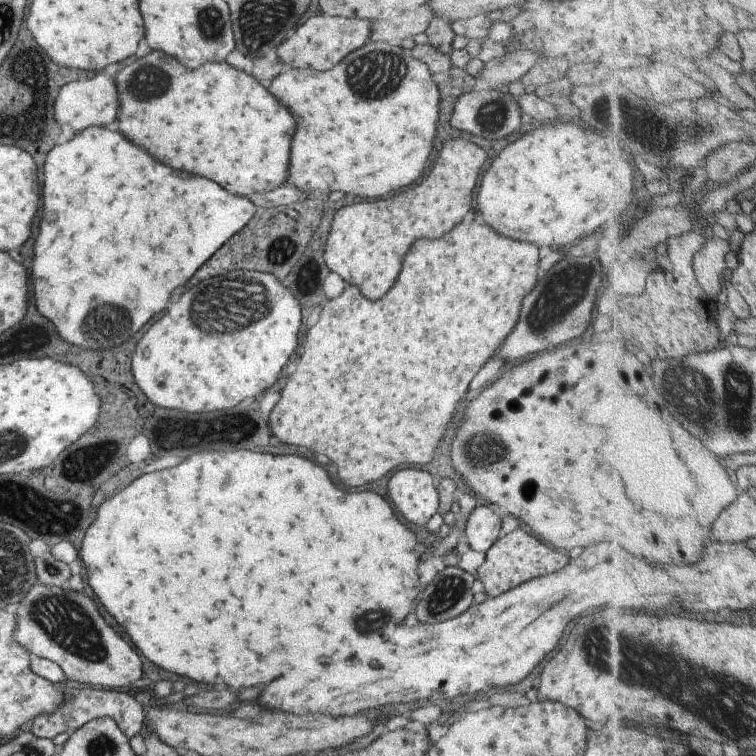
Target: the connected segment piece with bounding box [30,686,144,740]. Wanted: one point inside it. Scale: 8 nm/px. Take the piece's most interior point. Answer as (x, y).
(82, 704)

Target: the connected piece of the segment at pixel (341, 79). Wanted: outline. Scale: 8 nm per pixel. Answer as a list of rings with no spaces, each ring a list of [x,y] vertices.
[[[385,41],[365,42],[359,48],[347,53],[333,68],[326,71],[314,71],[311,69],[297,69],[295,67],[285,67],[281,74],[273,78],[269,84],[269,90],[273,98],[277,98],[285,108],[291,106],[293,118],[297,118],[297,130],[293,134],[291,142],[291,154],[288,162],[288,173],[283,184],[294,186],[303,195],[313,194],[313,192],[343,192],[345,196],[355,194],[361,198],[381,198],[393,190],[399,190],[407,184],[413,184],[419,180],[419,176],[425,172],[427,160],[431,156],[431,144],[436,131],[436,118],[438,117],[439,93],[436,84],[432,80],[429,69],[421,62],[411,58],[410,51],[401,49],[398,45],[389,44]]]

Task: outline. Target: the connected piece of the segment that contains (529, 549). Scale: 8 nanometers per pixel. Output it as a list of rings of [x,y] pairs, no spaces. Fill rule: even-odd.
[[[520,525],[514,531],[501,533],[500,537],[486,550],[484,561],[478,568],[476,578],[483,584],[483,592],[488,597],[496,597],[511,590],[523,581],[529,580],[531,577],[553,573],[563,568],[568,564],[569,560],[567,555],[545,547]]]

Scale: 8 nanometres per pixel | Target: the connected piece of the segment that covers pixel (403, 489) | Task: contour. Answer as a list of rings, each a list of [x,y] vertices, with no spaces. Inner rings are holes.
[[[401,468],[397,470],[387,482],[387,494],[395,510],[415,526],[425,526],[425,523],[435,512],[438,512],[438,492],[432,476],[424,470],[417,468]]]

